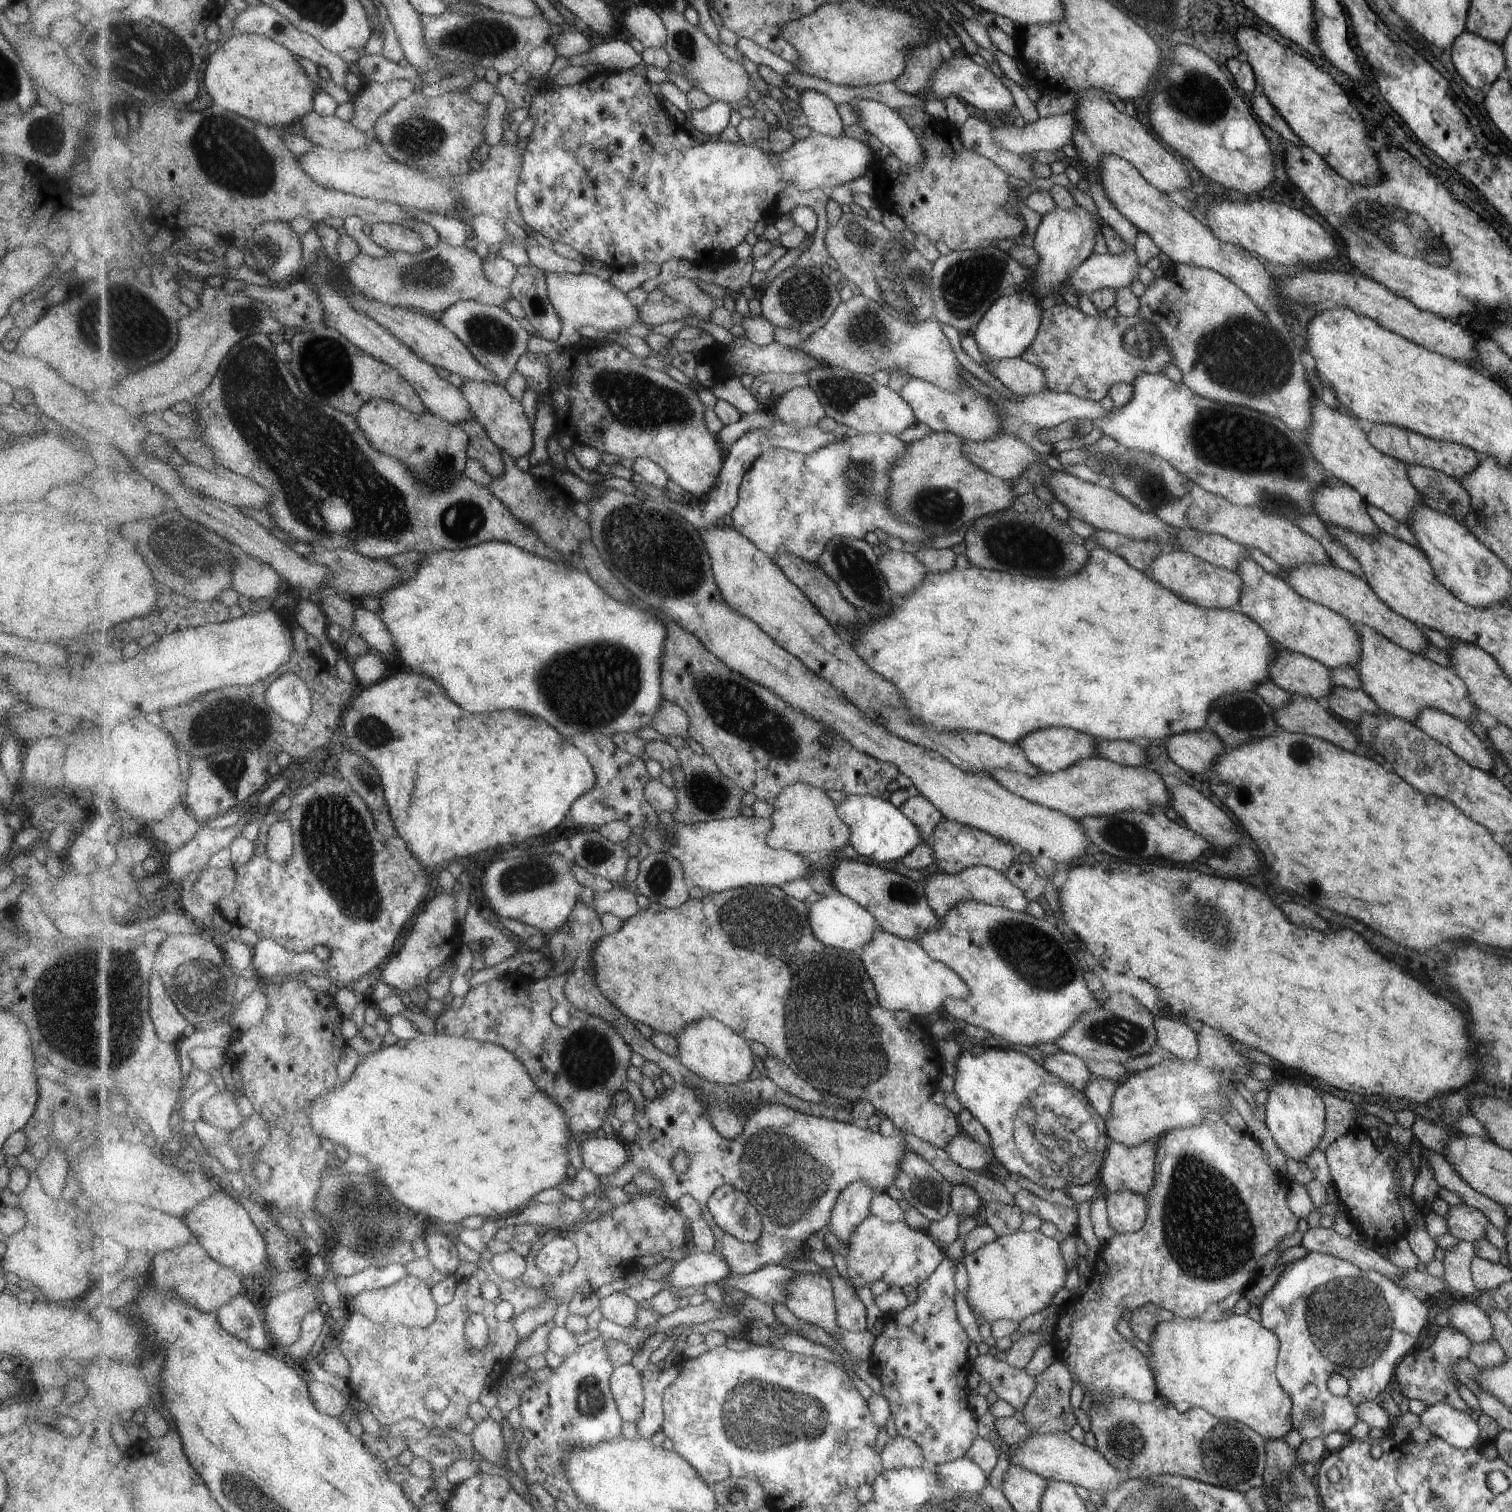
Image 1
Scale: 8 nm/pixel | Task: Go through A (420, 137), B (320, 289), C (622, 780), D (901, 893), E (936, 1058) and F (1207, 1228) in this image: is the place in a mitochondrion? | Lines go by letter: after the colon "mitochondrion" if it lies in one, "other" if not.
A: mitochondrion
B: other
C: other
D: mitochondrion
E: other
F: mitochondrion

